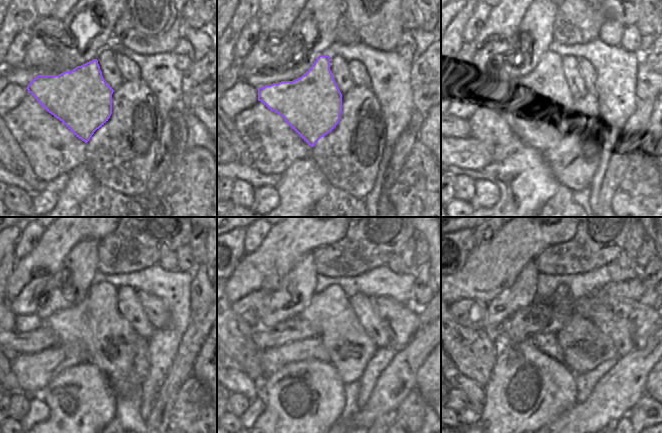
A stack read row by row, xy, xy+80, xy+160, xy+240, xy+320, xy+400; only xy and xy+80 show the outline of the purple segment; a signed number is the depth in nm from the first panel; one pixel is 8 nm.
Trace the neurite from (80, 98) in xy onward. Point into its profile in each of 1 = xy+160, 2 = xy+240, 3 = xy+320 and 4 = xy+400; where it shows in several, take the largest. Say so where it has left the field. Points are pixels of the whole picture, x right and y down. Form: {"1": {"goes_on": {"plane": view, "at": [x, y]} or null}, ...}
{"1": {"goes_on": {"plane": "xy+160", "at": [538, 107]}}, "2": {"goes_on": {"plane": "xy+240", "at": [95, 324]}}, "3": {"goes_on": {"plane": "xy+320", "at": [350, 348]}}, "4": {"goes_on": {"plane": "xy+400", "at": [583, 346]}}}

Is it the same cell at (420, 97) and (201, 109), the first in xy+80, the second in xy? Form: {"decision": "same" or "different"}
{"decision": "same"}

